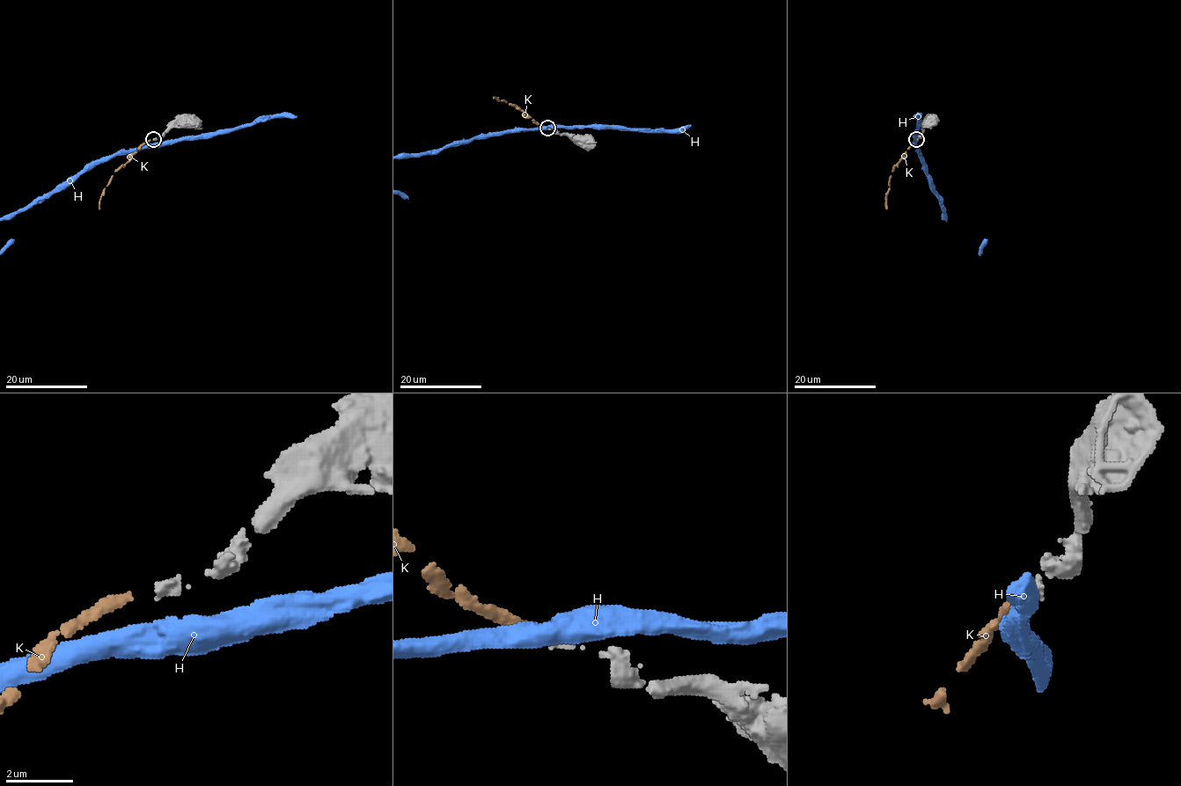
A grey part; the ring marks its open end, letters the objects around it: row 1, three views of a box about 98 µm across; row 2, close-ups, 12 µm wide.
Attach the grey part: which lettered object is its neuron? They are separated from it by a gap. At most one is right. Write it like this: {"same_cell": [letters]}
{"same_cell": []}

